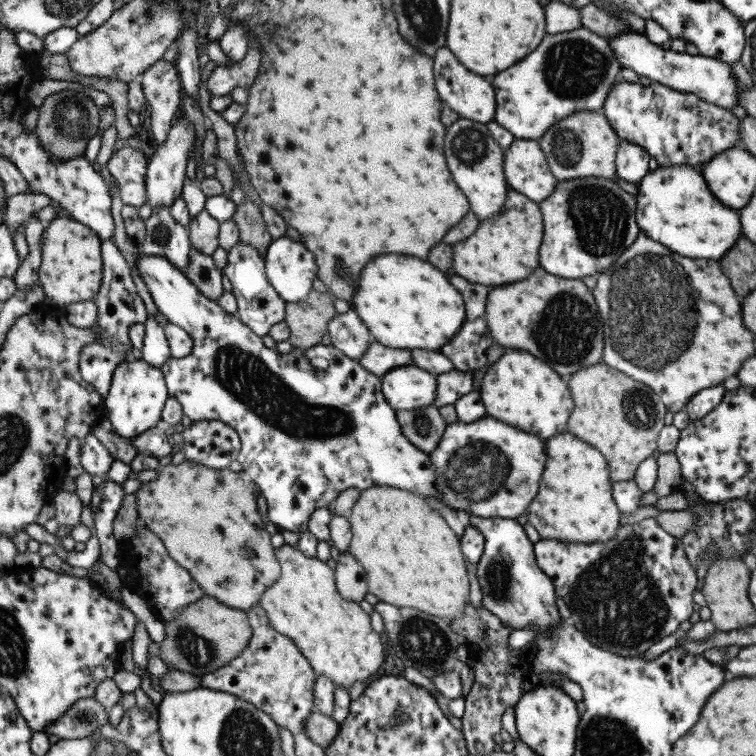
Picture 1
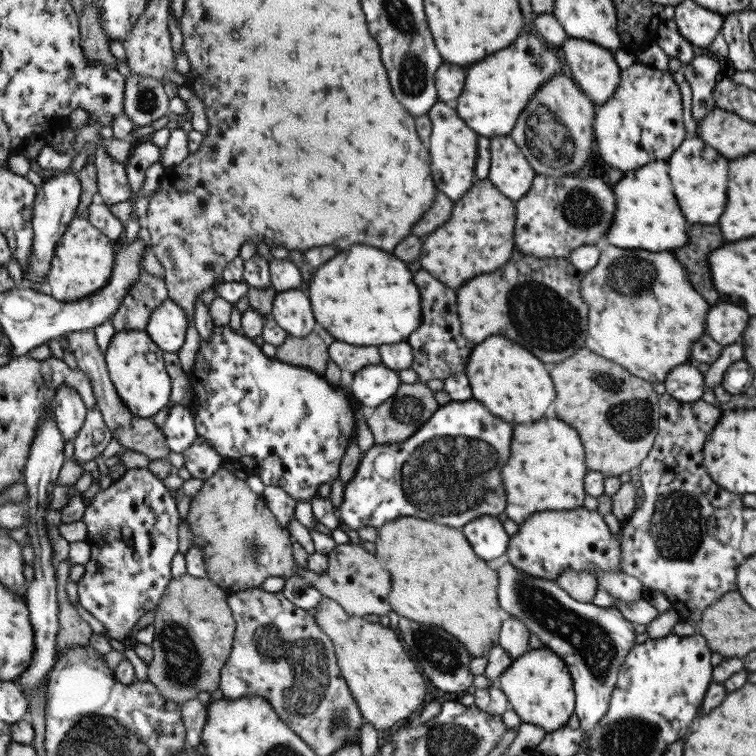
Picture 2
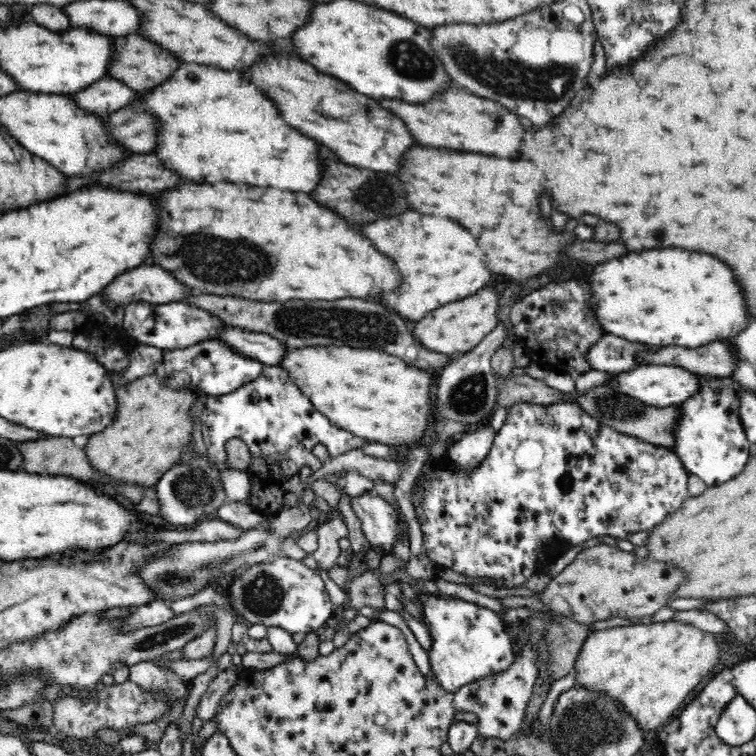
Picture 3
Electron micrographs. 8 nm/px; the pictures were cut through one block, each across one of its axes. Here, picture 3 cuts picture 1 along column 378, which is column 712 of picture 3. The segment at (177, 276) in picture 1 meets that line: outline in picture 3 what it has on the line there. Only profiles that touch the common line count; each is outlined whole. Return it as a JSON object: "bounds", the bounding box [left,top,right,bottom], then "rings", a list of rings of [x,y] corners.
{"bounds":[670,376,750,488],"rings":[[[704,376],[698,380],[698,392],[692,394],[690,398],[686,398],[682,404],[676,404],[678,408],[678,418],[674,428],[670,428],[670,432],[674,434],[674,454],[680,458],[684,470],[688,474],[696,474],[704,480],[704,484],[708,488],[712,486],[720,486],[724,482],[730,482],[732,478],[736,478],[738,474],[744,472],[750,456],[750,440],[744,432],[744,414],[740,410],[742,402],[740,402],[740,392],[736,392],[734,388],[734,378],[724,378],[724,376]]]}

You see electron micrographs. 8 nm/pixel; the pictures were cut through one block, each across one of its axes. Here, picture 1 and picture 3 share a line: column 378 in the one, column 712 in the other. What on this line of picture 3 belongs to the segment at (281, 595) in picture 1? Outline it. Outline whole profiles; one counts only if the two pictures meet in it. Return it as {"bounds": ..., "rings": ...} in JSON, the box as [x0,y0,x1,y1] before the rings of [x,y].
{"bounds":[576,620,720,732],"rings":[[[672,620],[600,630],[586,638],[578,654],[576,682],[606,690],[646,732],[652,732],[670,722],[670,716],[684,706],[684,696],[690,696],[702,684],[700,680],[708,678],[720,660],[718,648],[714,634]]]}

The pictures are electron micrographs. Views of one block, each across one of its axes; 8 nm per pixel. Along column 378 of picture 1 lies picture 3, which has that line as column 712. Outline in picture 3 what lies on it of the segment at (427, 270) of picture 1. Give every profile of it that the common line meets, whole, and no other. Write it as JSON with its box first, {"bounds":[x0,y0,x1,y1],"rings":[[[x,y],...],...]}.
{"bounds":[592,248,752,348],"rings":[[[664,248],[664,250],[648,250],[648,252],[630,252],[628,256],[598,264],[592,274],[592,306],[596,312],[596,320],[600,320],[604,334],[622,336],[628,342],[642,342],[656,346],[682,346],[682,348],[698,348],[716,340],[726,340],[742,332],[752,320],[744,308],[744,298],[740,298],[740,290],[736,290],[736,282],[732,282],[732,270],[724,270],[716,258],[708,258],[708,254],[696,254],[680,248]]]}

